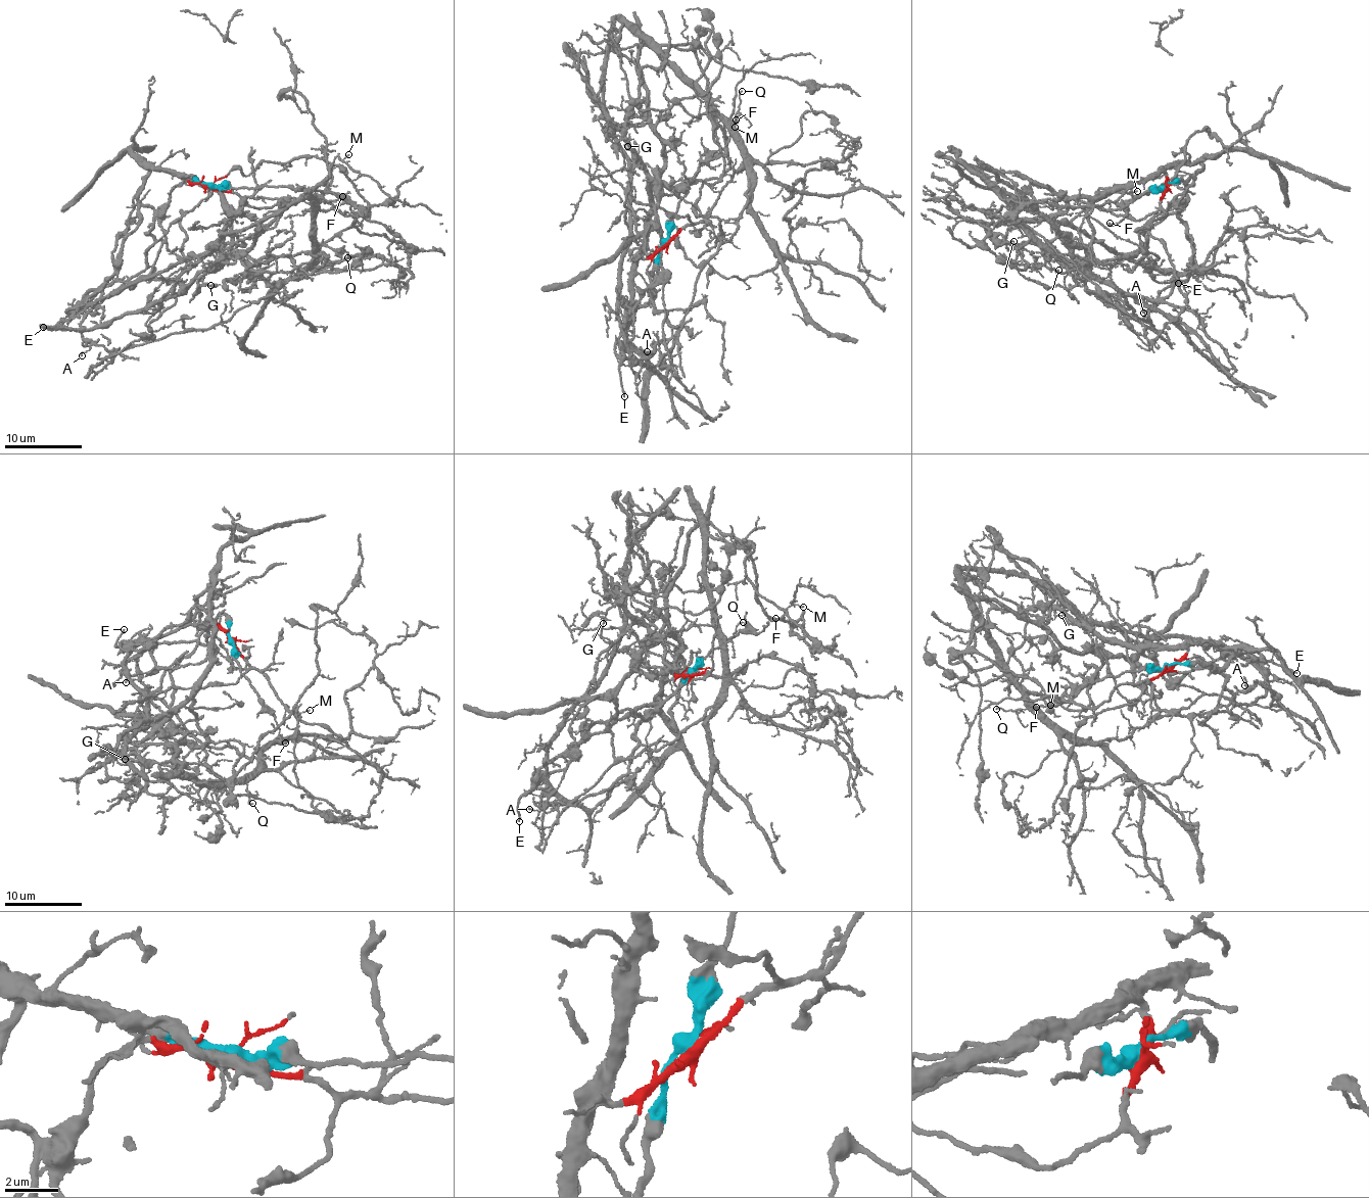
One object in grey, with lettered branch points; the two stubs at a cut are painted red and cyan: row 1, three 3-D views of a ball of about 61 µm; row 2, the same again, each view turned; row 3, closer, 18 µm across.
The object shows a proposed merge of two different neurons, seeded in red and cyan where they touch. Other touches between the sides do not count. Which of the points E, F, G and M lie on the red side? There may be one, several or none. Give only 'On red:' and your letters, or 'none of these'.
On red: G

